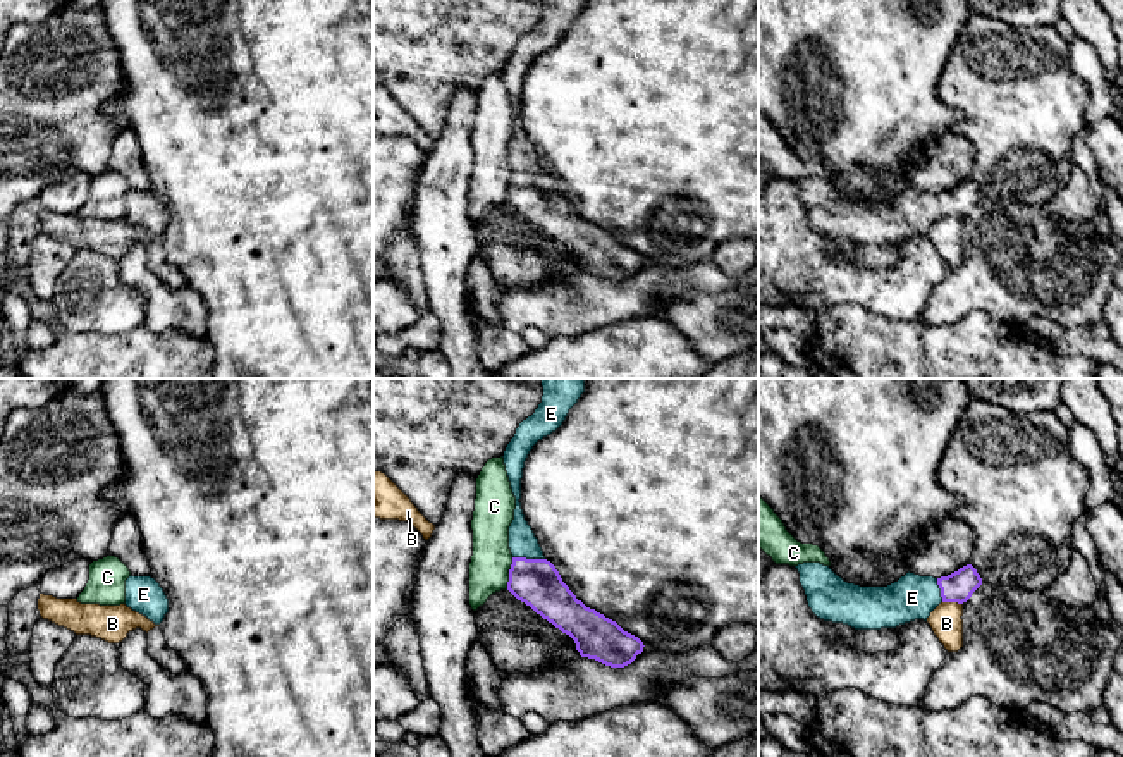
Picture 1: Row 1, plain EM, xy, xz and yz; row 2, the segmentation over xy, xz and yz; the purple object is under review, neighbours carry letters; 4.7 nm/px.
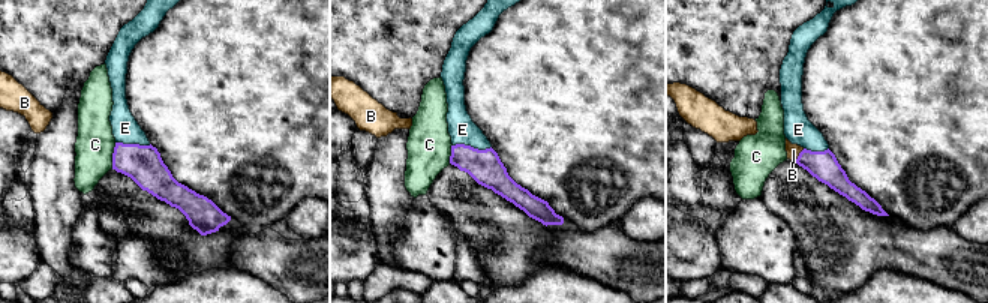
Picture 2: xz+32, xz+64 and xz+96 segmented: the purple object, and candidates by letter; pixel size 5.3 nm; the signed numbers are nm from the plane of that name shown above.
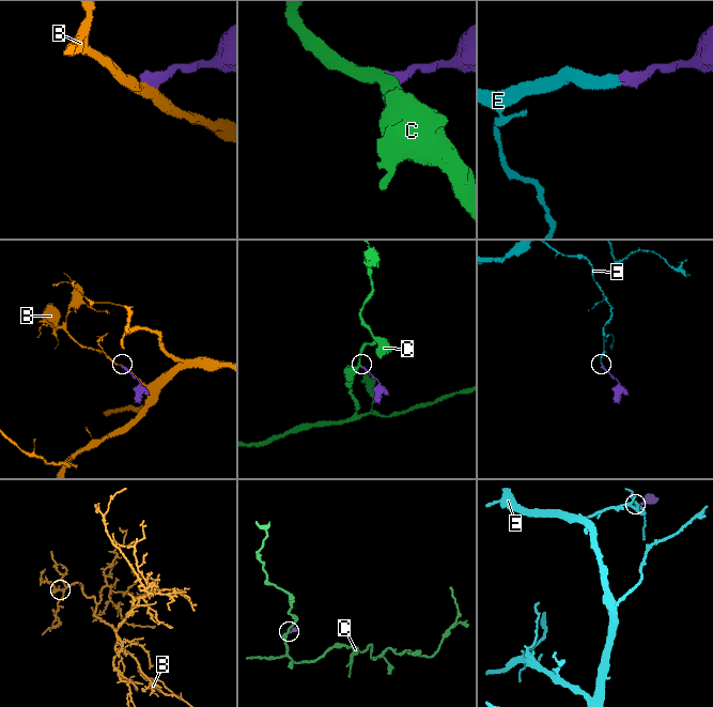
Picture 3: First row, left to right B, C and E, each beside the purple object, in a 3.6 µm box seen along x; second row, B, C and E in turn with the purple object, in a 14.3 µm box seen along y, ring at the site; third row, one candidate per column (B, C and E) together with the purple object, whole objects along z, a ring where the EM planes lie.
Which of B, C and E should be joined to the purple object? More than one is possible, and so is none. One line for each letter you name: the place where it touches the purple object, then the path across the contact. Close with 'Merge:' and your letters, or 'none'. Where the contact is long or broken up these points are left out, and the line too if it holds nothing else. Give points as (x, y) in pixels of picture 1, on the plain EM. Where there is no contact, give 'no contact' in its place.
E: meets purple in xz at (528, 174); runs through xz (535, 196), (530, 190), (528, 174), (523, 157)
Merge: E

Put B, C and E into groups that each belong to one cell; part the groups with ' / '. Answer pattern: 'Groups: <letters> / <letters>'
Groups: B / C / E

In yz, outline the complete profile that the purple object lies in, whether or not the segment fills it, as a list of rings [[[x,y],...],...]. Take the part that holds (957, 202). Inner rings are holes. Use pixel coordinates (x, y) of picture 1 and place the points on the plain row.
[[[803,177],[795,182],[812,227],[824,236],[843,237],[855,244],[927,236],[941,217],[963,218],[982,200],[972,179],[941,193],[908,186],[887,201],[848,198],[820,177]]]

